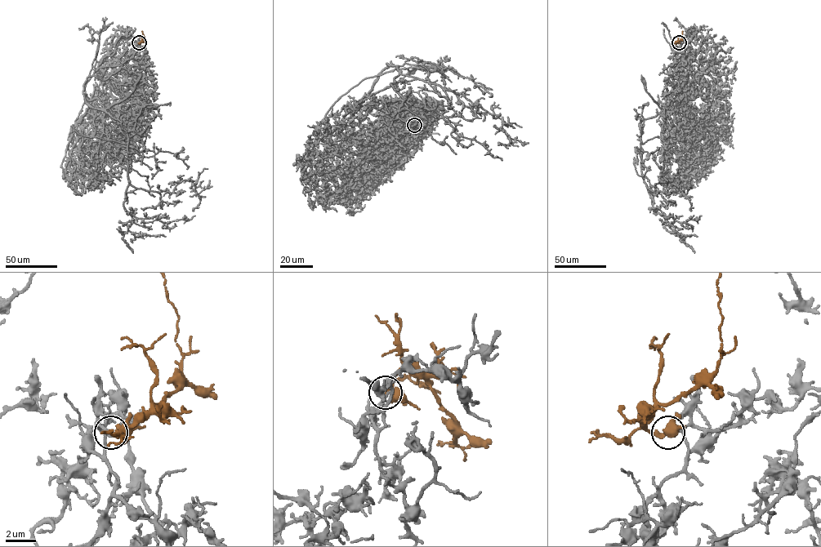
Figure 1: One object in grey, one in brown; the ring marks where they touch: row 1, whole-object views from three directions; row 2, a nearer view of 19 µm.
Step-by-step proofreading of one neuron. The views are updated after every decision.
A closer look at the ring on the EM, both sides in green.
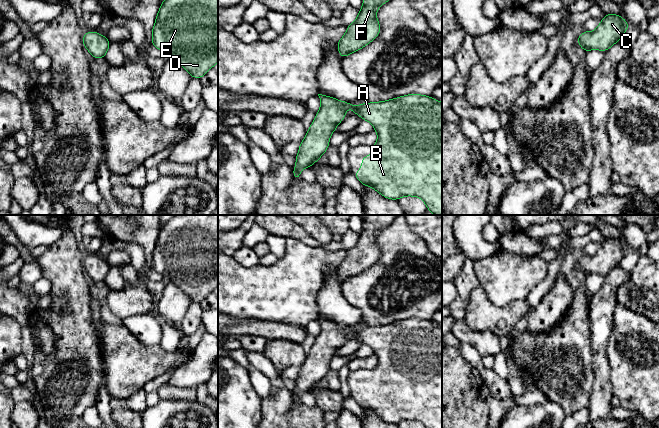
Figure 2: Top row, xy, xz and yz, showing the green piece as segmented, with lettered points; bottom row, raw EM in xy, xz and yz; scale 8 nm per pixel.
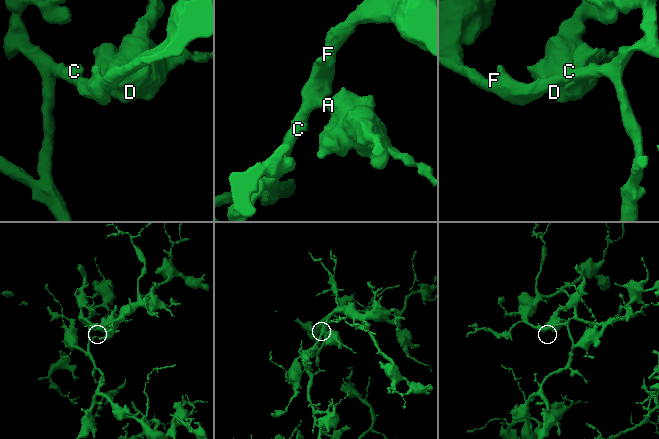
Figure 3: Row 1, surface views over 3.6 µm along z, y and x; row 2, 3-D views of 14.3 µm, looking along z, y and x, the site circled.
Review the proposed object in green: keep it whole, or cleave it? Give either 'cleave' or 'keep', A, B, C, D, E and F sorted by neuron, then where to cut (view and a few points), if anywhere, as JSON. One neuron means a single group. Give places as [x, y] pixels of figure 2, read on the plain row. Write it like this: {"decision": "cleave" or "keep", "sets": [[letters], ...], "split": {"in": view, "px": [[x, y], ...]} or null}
{"decision": "keep", "sets": [["A", "B", "C", "D", "E", "F"]], "split": null}

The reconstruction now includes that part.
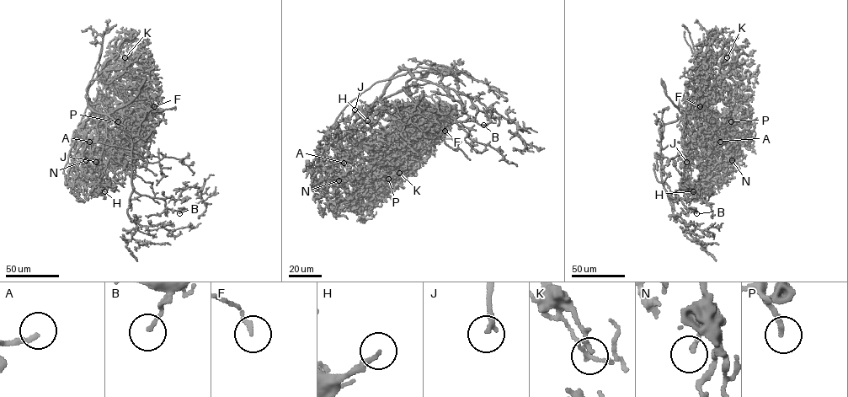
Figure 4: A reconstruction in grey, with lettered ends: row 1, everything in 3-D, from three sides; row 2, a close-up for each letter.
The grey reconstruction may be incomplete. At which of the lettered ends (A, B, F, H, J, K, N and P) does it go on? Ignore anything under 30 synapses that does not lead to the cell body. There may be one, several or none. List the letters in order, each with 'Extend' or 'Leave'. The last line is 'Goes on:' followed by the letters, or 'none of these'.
A: Extend
B: Leave
F: Leave
H: Leave
J: Extend
K: Leave
N: Leave
P: Extend
Goes on: A, J, P

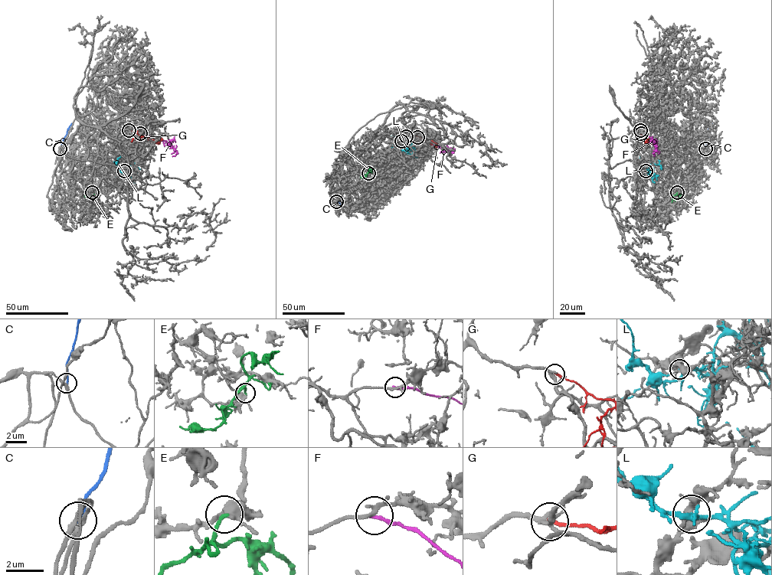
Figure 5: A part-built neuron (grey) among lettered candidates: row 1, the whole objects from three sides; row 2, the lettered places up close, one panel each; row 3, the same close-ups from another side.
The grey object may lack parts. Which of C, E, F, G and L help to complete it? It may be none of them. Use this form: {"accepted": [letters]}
{"accepted": ["E"]}

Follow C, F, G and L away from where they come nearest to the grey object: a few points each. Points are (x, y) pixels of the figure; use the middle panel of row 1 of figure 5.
C: (336, 201), (348, 207)
F: (417, 137), (443, 151), (453, 150), (449, 149)
G: (406, 136), (416, 136), (439, 144)
L: (401, 141), (412, 148), (413, 156), (418, 156)

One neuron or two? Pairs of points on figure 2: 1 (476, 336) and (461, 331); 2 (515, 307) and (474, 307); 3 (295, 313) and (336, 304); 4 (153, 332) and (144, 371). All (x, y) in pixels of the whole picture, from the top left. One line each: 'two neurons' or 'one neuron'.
1: one neuron
2: one neuron
3: two neurons
4: two neurons

